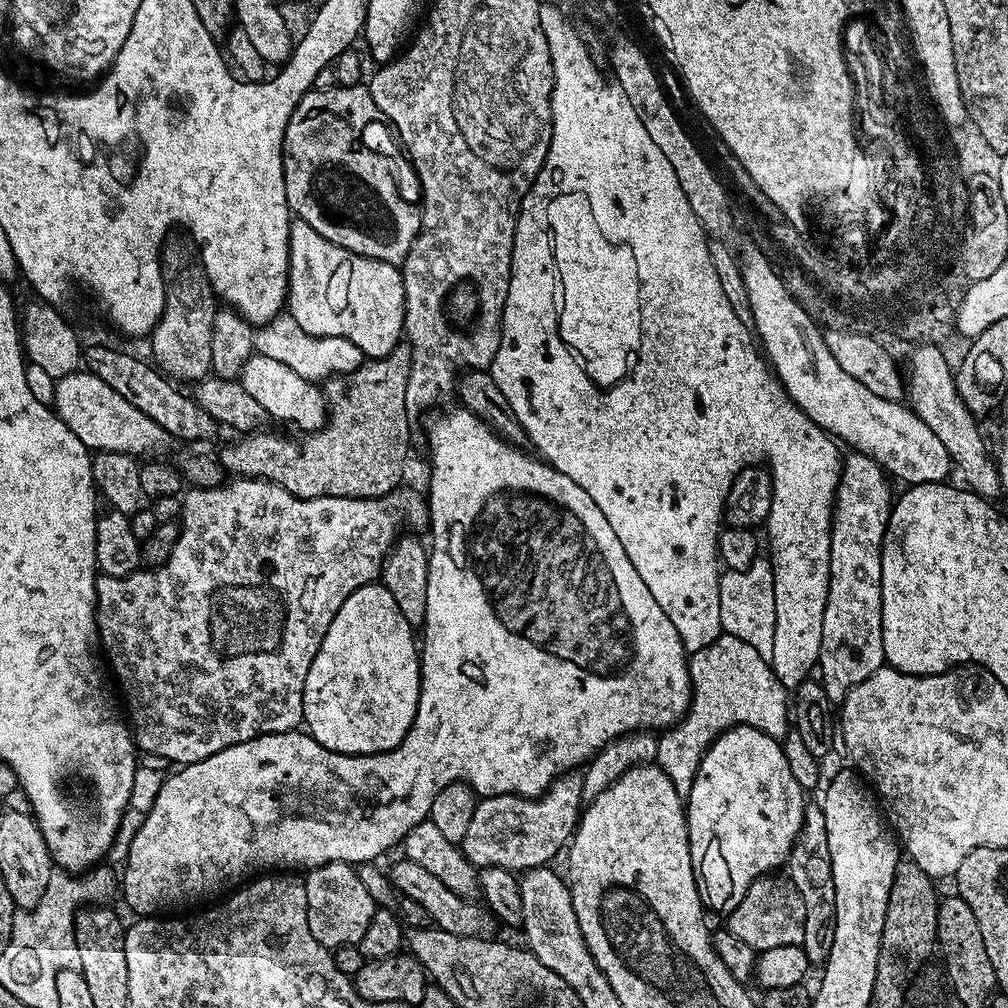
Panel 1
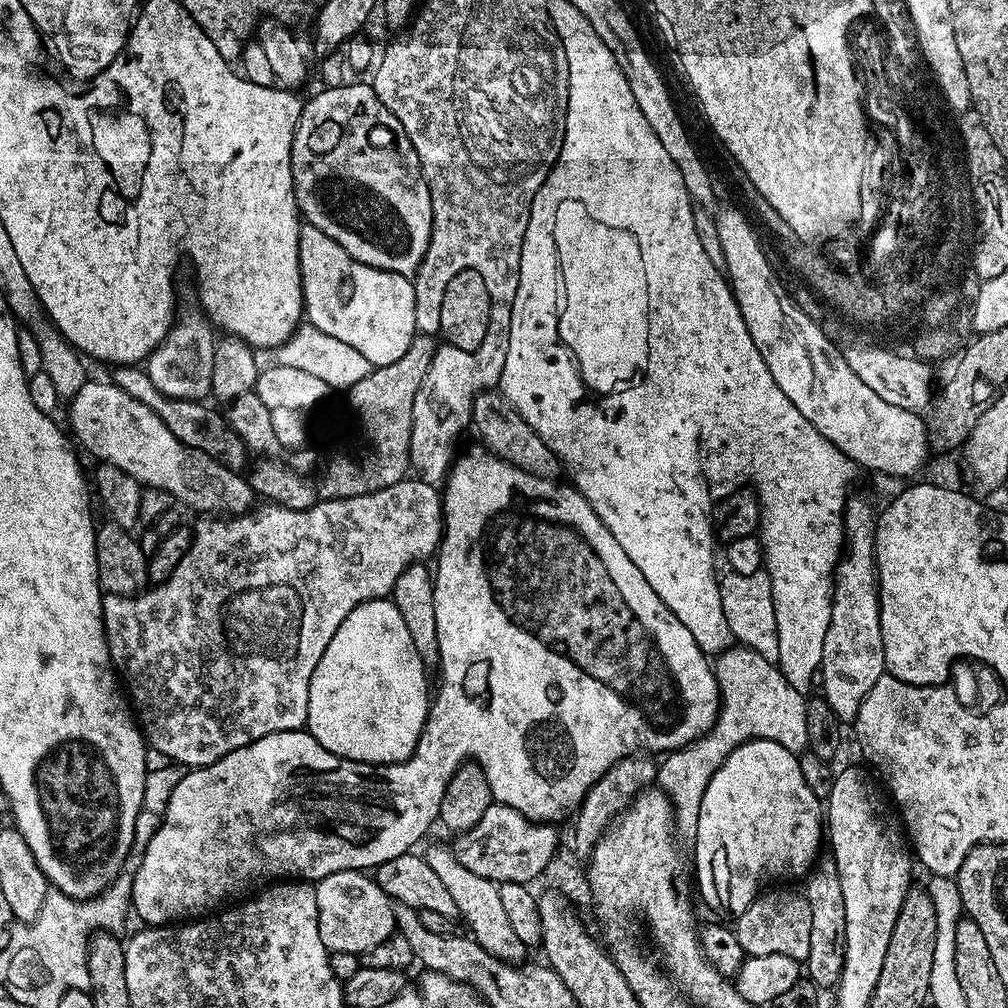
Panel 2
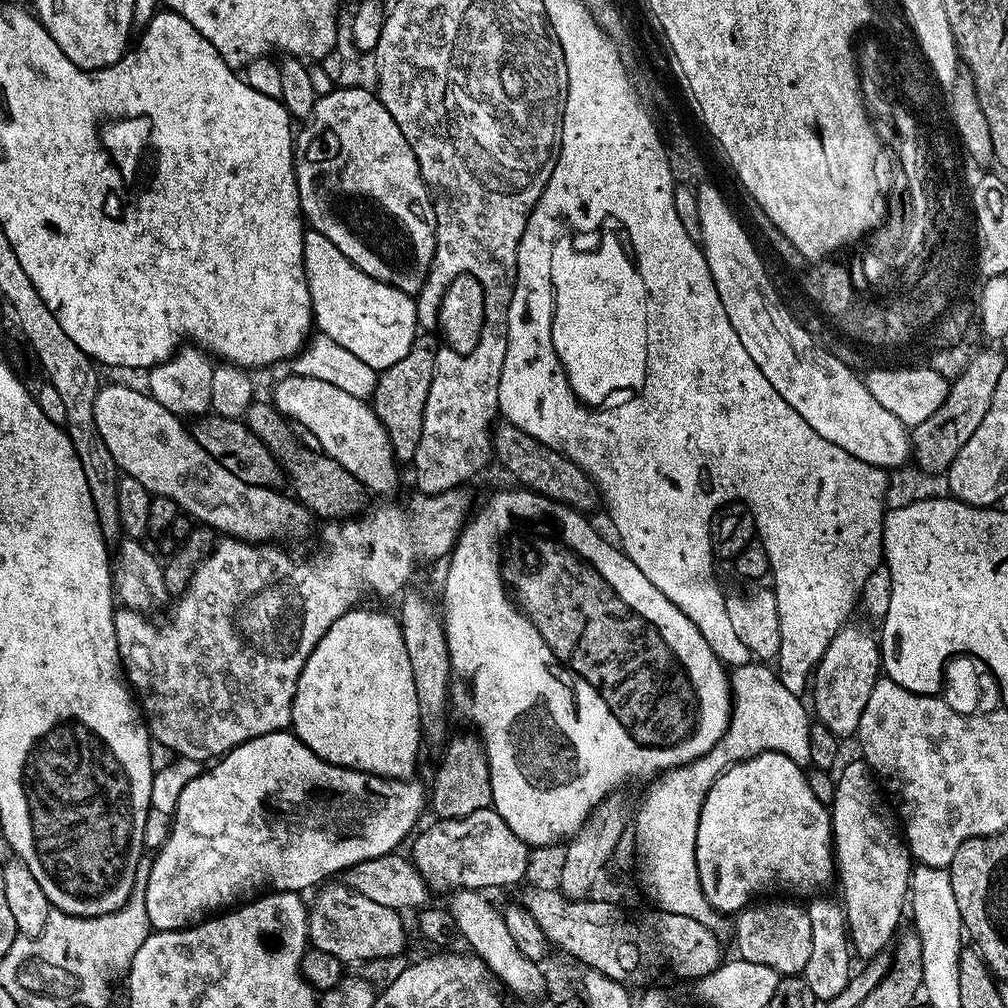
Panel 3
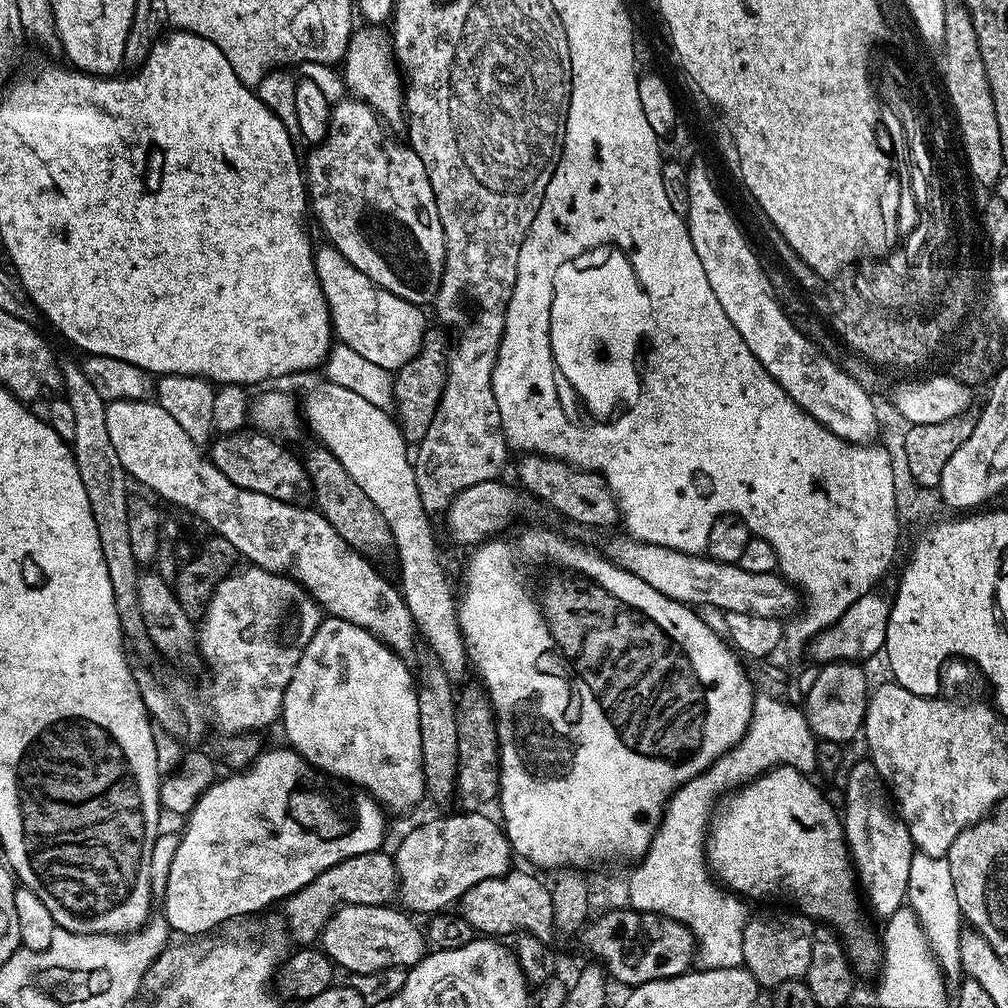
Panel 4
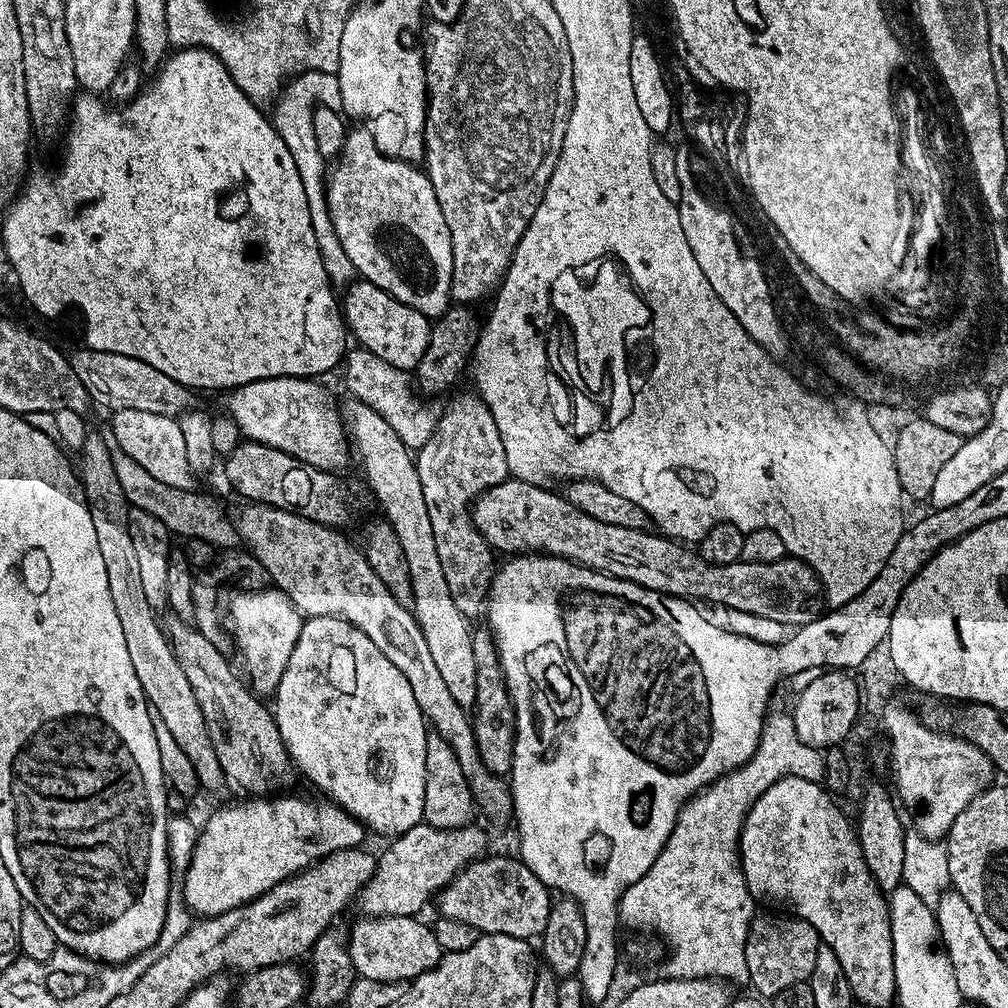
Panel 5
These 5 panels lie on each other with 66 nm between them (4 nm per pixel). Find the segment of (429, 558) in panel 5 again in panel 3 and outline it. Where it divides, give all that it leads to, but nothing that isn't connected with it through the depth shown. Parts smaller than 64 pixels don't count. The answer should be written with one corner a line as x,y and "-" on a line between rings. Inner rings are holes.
285,374
277,382
270,400
281,416
297,425
300,423
313,436
311,439
320,451
330,454
334,462
350,470
350,474
354,474
357,482
363,484
369,493
395,490
401,469
390,438
368,400
354,398
354,394
346,394
346,390
330,386
330,382
291,374

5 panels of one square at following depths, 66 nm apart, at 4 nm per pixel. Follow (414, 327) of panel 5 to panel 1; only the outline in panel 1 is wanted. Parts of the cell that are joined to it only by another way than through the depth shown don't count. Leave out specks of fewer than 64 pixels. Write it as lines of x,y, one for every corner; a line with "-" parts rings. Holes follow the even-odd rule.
299,218
293,219
288,226
288,298
286,301
286,312
294,318
294,322
298,322
298,326
302,326
302,330
306,330
306,334
311,336
341,336
350,342
354,342
354,346
358,346
358,350
364,352
365,357
379,358
388,356
396,349
396,345
401,343
404,336
404,274
397,265
390,262
382,262
374,258
366,258
354,254
350,250
346,250
342,246
338,246
334,242
330,242
326,238
322,238
322,234
318,234
314,230
314,226
310,226
305,220

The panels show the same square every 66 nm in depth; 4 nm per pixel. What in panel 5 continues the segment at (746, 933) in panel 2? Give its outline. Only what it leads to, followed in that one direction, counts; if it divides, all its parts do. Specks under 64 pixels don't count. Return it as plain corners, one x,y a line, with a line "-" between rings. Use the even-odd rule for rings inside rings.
791,914
784,916
757,915
752,921
746,938
746,966
748,984
756,987
761,997
771,998
786,986
805,983
814,970
815,955
821,946
821,939
804,919

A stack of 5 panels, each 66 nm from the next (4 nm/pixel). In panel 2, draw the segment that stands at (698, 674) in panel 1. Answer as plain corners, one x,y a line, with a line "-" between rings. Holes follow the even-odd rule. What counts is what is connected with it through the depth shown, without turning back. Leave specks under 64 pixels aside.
730,646
715,657
714,673
720,708
712,727
694,742
667,753
656,766
655,783
667,796
675,823
688,829
695,825
702,794
714,770
737,746
747,740
769,740
797,754
808,747
805,693
794,690
773,661
749,648

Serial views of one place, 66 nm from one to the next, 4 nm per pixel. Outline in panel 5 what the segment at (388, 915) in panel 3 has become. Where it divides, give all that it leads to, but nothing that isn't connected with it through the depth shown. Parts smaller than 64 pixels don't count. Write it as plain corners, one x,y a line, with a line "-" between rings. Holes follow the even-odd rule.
415,915
360,918
352,928
352,940
350,936
347,945
357,977
378,982
411,982
424,972
431,972
442,955
431,927

